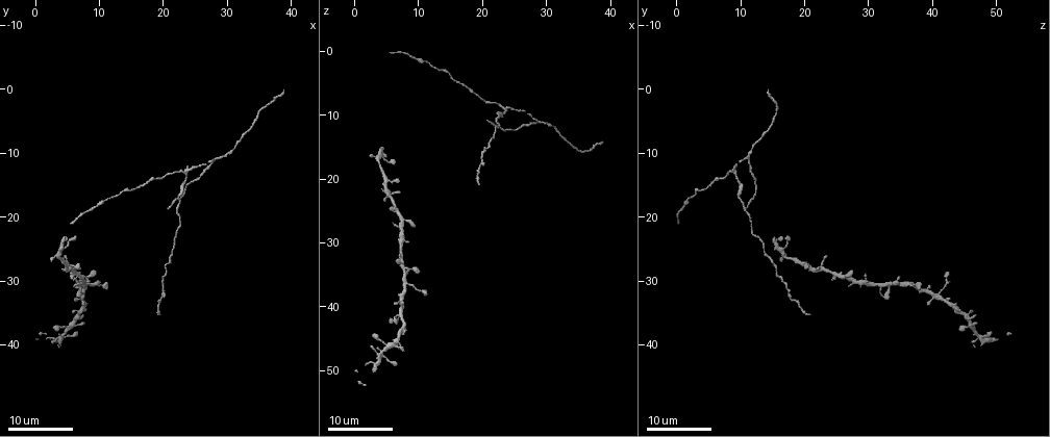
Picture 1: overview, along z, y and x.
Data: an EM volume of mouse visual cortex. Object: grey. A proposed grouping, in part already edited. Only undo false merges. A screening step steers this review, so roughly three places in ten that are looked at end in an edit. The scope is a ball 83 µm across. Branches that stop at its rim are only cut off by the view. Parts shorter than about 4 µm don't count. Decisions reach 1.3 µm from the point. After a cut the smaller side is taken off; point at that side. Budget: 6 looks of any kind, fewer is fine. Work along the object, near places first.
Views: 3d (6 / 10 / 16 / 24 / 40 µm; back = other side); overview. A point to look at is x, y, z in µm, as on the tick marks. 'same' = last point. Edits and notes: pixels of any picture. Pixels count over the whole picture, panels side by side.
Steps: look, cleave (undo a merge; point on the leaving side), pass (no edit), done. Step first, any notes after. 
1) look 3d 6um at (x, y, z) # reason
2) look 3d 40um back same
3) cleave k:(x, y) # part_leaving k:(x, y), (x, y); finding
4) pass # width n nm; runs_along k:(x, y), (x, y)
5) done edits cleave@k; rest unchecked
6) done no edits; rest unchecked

look 3d 24um at (28.5, 11.0, 11.5) # side arm on a straight run

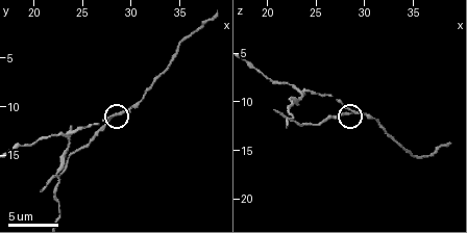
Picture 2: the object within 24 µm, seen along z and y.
look 3d 6um at (28.6, 11.0, 11.0)

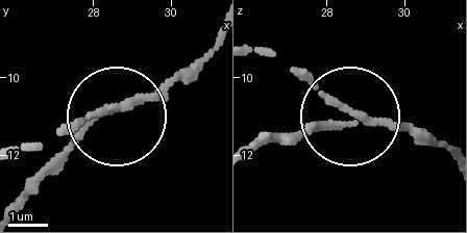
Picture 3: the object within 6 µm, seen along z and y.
cleave 3:(311, 124) # width 190 nm; two neurons meet here

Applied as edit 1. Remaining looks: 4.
look overview

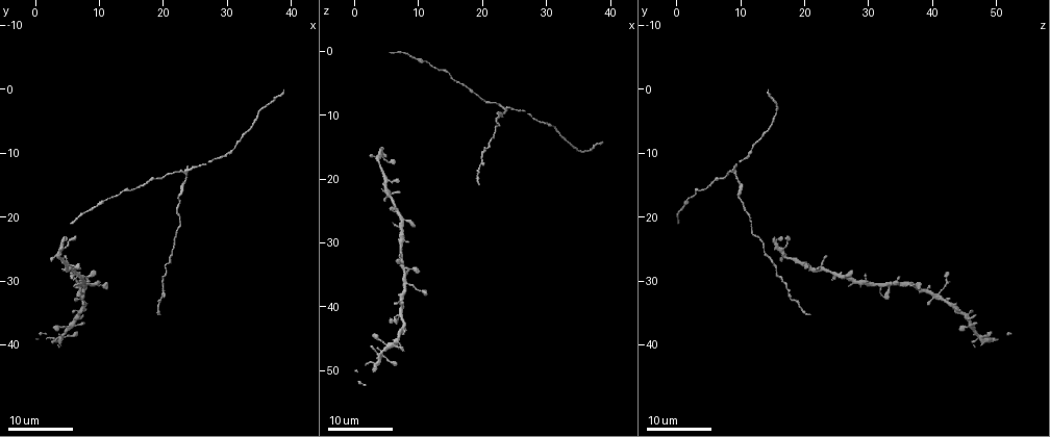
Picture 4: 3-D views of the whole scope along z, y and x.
look 3d 16um at (23.0, 12.5, 8.5) # three-way junction

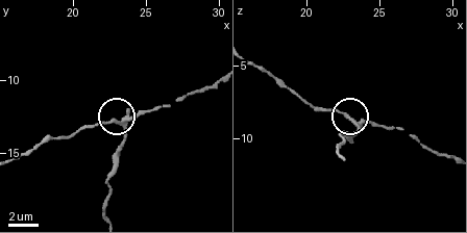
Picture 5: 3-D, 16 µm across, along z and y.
look 3d 10um at (23.0, 12.8, 8.6)

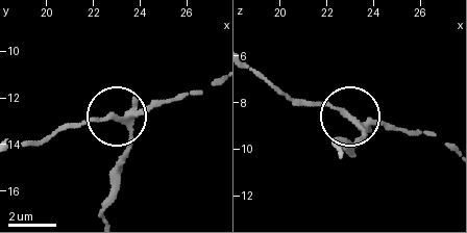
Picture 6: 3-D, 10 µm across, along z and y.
look 3d 6um at (23.1, 12.9, 8.7)

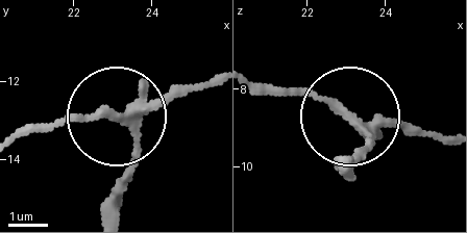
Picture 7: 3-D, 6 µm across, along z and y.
cleave 7:(131, 164) # arms 3; part_leaving 7:(129, 115), (139, 152), (119, 211); two neurons meet here

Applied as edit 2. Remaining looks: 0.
done edits cleave@3, cleave@7; rest unchecked

